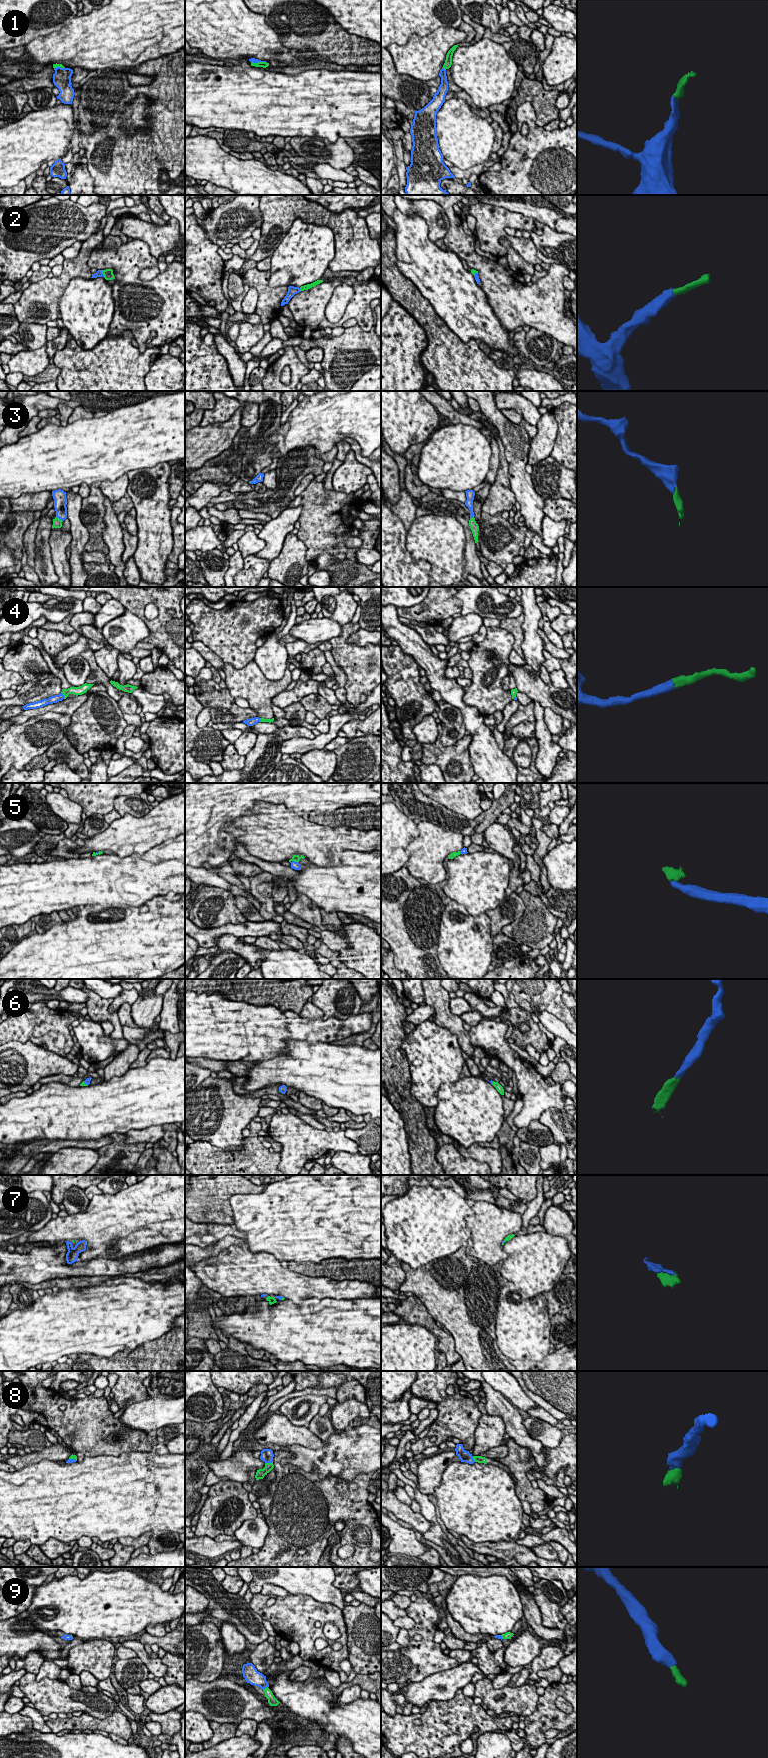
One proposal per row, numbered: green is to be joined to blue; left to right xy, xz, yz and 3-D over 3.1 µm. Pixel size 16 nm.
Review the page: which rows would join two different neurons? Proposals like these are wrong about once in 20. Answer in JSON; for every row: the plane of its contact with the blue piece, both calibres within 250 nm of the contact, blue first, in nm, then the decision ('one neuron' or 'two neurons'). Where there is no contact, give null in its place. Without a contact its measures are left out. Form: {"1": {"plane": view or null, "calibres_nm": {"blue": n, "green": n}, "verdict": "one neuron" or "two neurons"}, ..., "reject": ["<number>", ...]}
{"1": {"plane": "xz", "calibres_nm": {"blue": 70, "green": 100}, "verdict": "one neuron"}, "2": {"plane": "xy", "calibres_nm": {"blue": 100, "green": 160}, "verdict": "one neuron"}, "3": {"plane": "xy", "calibres_nm": {"blue": 200, "green": 160}, "verdict": "one neuron"}, "4": {"plane": "xy", "calibres_nm": {"blue": 130, "green": 130}, "verdict": "one neuron"}, "5": {"plane": "xz", "calibres_nm": {"blue": 130, "green": 120}, "verdict": "one neuron"}, "6": {"plane": "xy", "calibres_nm": {"blue": 90, "green": 60}, "verdict": "one neuron"}, "7": {"plane": "xy", "calibres_nm": {"blue": 190, "green": 30}, "verdict": "one neuron"}, "8": {"plane": "xz", "calibres_nm": {"blue": 200, "green": 140}, "verdict": "one neuron"}, "9": {"plane": "xz", "calibres_nm": {"blue": 240, "green": 140}, "verdict": "one neuron"}, "reject": []}

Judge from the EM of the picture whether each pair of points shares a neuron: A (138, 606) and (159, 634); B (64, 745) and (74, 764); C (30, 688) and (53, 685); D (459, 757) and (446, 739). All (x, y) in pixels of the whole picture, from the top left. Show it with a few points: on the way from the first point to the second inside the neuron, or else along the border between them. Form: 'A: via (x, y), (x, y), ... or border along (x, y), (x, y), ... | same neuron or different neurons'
A: via (141, 613), (153, 627) | same neuron
B: via (69, 749), (74, 755), (74, 759) | same neuron
C: via (36, 688), (47, 688) | same neuron
D: border along (464, 734), (451, 745), (443, 745), (439, 740) | different neurons

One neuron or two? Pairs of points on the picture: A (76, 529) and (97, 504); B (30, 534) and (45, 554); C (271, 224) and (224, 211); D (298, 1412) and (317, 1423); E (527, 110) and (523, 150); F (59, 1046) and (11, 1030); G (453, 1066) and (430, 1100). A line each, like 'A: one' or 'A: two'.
A: two
B: two
C: two
D: two
E: one
F: one
G: one

